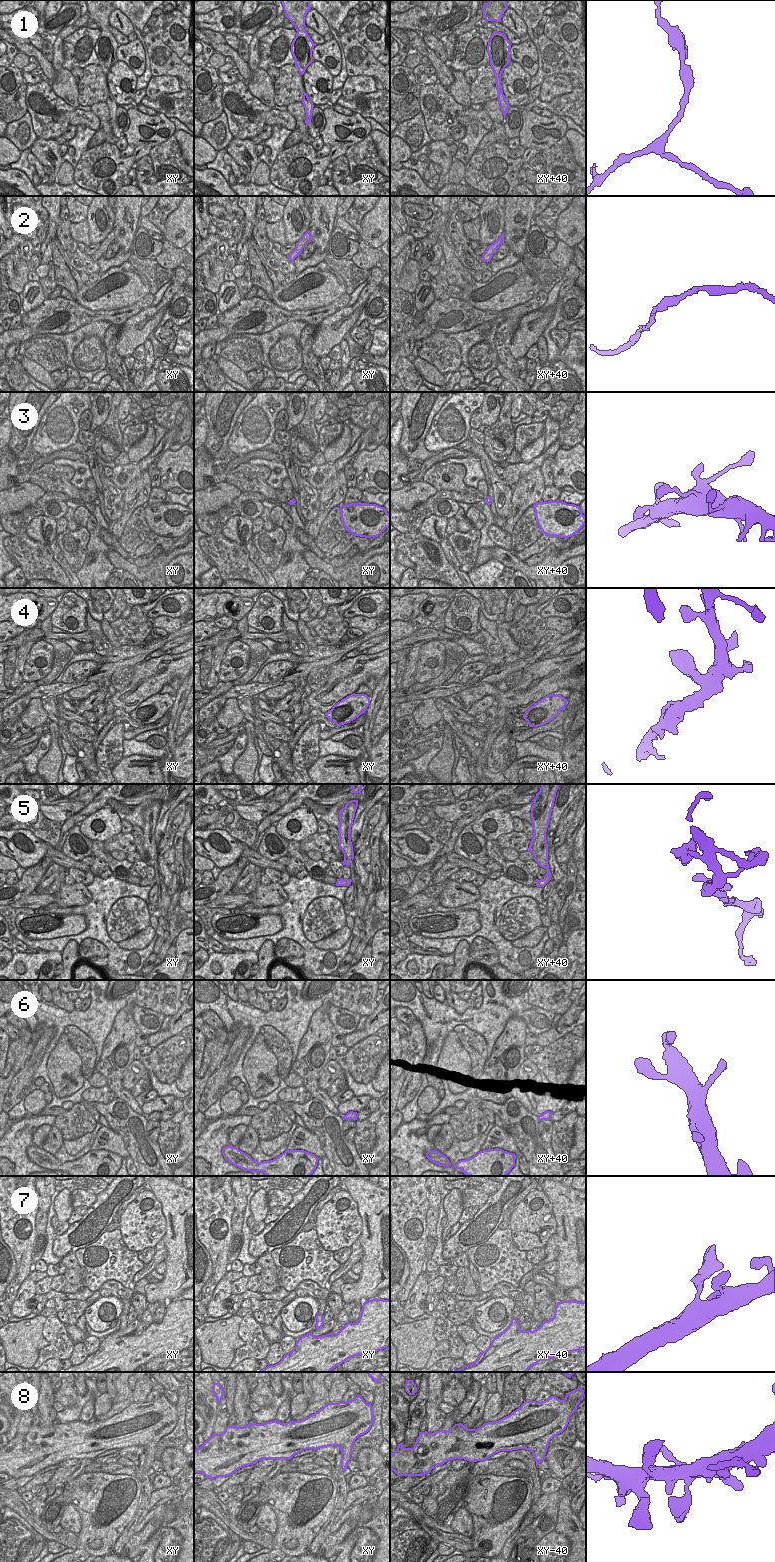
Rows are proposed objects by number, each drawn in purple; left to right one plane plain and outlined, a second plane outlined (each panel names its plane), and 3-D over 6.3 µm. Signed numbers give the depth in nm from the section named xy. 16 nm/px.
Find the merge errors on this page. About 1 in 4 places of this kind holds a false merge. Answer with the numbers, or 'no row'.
no row

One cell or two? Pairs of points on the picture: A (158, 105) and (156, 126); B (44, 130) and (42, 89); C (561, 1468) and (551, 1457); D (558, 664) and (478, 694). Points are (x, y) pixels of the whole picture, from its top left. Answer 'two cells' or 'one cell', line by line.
A: two cells
B: one cell
C: one cell
D: one cell

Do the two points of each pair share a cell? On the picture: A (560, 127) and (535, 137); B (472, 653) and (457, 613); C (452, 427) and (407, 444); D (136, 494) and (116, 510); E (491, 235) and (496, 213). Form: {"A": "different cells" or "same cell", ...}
{"A": "same cell", "B": "different cells", "C": "different cells", "D": "different cells", "E": "same cell"}

